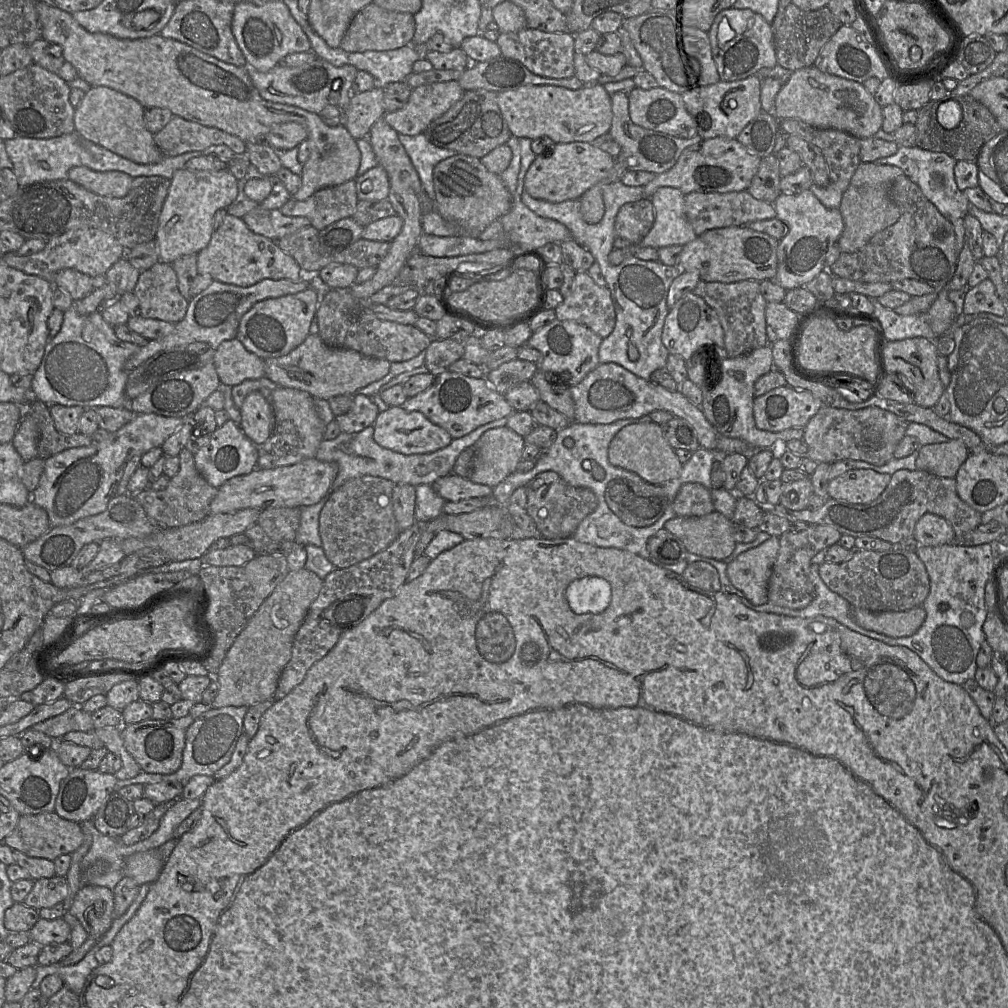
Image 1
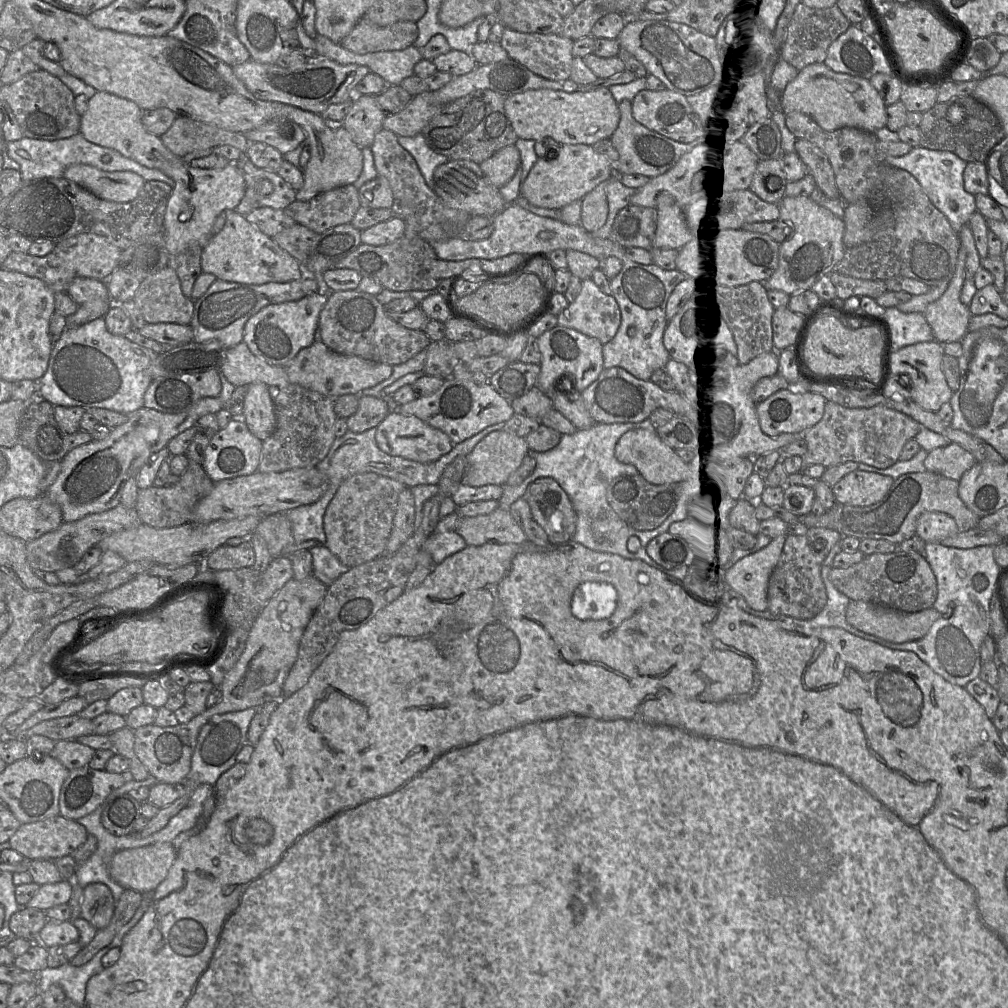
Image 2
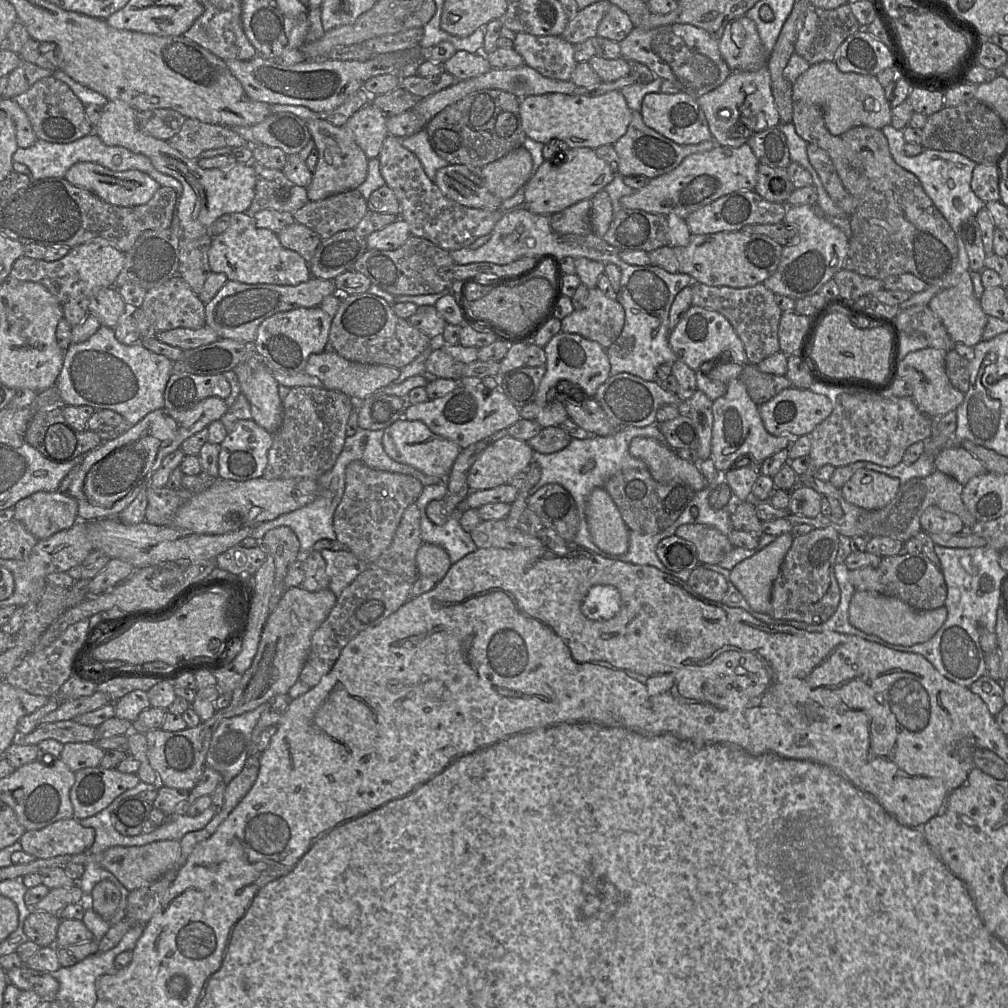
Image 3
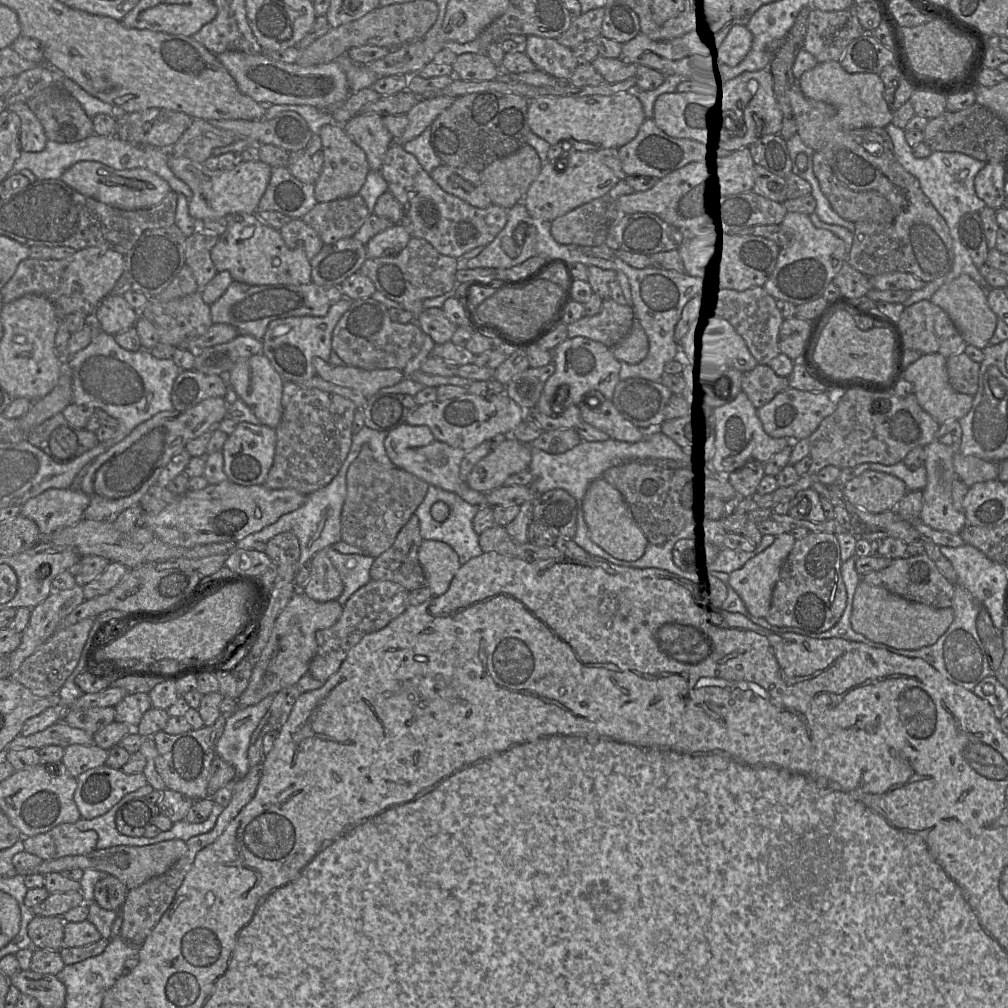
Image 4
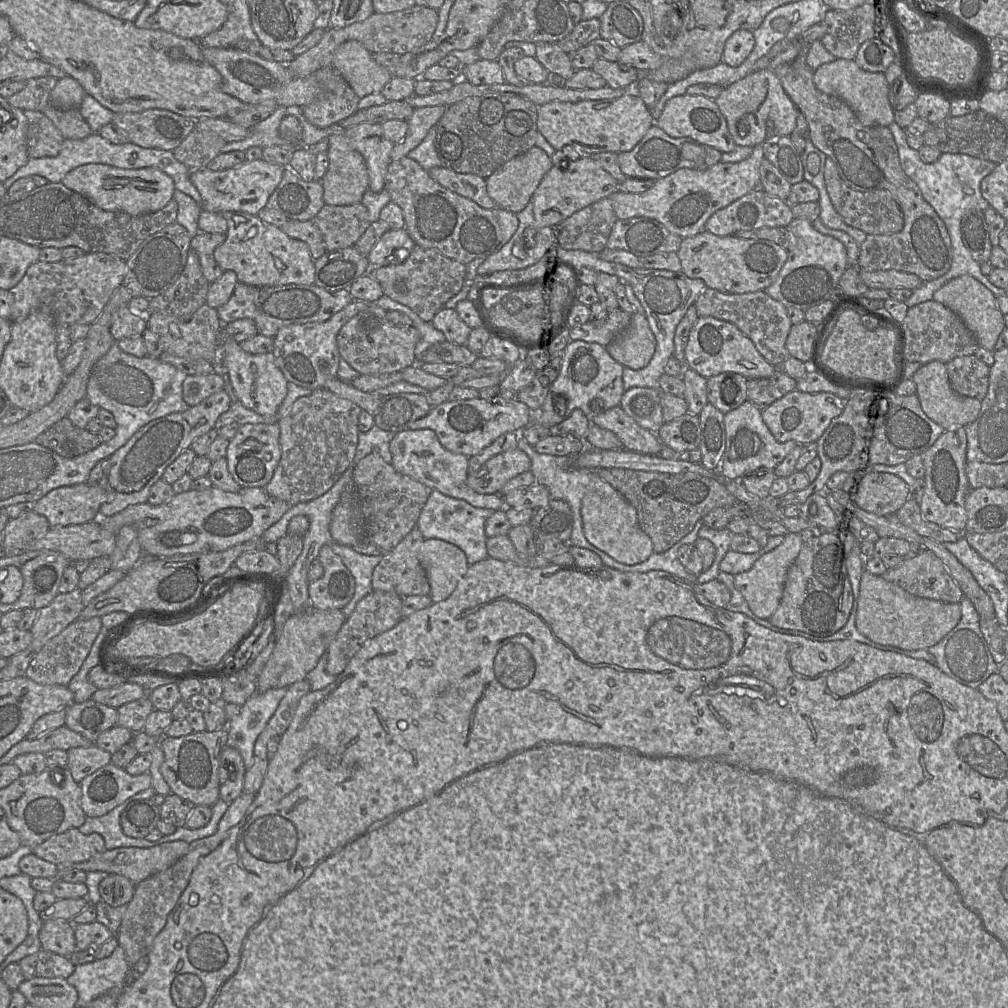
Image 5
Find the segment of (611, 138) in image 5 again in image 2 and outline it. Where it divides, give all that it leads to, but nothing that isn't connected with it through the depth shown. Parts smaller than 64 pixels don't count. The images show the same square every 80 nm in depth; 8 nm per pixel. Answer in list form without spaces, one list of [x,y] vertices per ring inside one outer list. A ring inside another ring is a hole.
[[[608,87],[570,93],[553,89],[528,90],[507,96],[504,108],[519,139],[539,141],[551,137],[562,145],[593,146],[600,140],[610,139],[620,121],[618,103]]]

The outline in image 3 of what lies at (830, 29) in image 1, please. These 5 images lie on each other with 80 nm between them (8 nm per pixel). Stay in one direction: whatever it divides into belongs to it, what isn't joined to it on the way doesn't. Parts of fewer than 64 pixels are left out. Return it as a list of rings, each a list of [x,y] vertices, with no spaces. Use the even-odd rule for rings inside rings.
[[[848,3],[832,10],[809,5],[795,53],[811,65],[833,61],[844,40],[861,28]]]

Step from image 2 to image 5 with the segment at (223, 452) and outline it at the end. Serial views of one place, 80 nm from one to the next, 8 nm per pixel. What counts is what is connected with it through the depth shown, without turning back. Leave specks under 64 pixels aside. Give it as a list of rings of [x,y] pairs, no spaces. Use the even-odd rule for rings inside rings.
[[[244,424],[229,441],[226,459],[228,470],[242,488],[264,488],[272,479],[281,459],[278,424]]]

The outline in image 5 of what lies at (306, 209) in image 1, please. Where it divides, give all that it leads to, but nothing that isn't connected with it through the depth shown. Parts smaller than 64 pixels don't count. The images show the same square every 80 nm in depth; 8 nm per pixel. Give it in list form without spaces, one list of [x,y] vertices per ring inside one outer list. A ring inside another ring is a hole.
[[[362,202],[351,205],[325,203],[312,220],[322,235],[326,251],[354,246],[371,224]]]

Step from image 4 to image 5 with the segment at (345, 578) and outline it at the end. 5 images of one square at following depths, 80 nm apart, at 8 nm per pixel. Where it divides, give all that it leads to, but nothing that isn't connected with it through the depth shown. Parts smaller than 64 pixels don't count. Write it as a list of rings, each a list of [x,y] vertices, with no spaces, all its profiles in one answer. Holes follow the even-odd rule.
[[[337,543],[331,544],[333,552],[338,555],[355,579],[355,592],[350,602],[342,608],[345,617],[349,617],[357,603],[371,593],[372,573],[376,565],[382,560],[381,555],[370,556],[354,551],[351,547]]]

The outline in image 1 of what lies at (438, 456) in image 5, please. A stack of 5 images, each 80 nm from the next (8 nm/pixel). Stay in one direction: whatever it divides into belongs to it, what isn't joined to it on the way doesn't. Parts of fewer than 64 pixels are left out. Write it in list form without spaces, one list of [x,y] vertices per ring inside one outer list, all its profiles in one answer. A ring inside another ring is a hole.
[[[390,406],[381,411],[374,424],[374,440],[380,446],[402,454],[424,454],[445,448],[452,441],[449,433],[432,423],[419,411],[407,411],[401,406]]]

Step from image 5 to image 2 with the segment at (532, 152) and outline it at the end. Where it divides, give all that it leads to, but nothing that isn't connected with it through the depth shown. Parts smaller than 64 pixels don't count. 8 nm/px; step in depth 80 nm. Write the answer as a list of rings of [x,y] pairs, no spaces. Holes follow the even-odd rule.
[[[515,145],[506,146],[479,165],[489,181],[500,189],[513,178],[520,167],[520,151]]]

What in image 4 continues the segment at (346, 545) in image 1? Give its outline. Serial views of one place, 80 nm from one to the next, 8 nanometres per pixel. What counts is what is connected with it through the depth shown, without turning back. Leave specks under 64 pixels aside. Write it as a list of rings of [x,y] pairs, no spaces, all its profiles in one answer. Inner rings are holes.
[[[363,444],[357,458],[346,473],[347,494],[341,512],[341,541],[357,546],[365,555],[377,558],[387,551],[395,541],[402,527],[409,521],[423,501],[429,484],[400,468],[387,468],[377,462],[370,447]]]

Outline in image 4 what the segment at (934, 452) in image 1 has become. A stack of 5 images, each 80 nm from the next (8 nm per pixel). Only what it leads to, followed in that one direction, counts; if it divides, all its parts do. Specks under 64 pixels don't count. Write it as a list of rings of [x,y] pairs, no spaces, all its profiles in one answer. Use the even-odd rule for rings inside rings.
[[[962,453],[956,454],[953,459],[955,472],[968,487],[976,483],[998,479],[998,462],[983,460],[979,457]]]

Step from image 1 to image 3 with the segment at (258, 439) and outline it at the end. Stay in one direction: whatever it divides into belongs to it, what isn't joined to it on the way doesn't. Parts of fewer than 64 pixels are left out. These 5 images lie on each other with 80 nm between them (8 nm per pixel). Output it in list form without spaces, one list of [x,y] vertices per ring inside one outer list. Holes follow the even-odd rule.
[[[249,358],[233,370],[241,393],[250,404],[252,420],[274,434],[283,419],[283,405],[278,393],[278,382],[265,366],[265,362]]]

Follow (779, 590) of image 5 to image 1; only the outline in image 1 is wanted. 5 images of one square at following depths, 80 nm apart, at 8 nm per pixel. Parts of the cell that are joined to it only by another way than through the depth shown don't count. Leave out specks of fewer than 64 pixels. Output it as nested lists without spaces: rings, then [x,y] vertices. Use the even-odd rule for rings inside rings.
[[[779,537],[741,553],[727,565],[731,584],[753,605],[768,602],[768,583],[780,548]]]

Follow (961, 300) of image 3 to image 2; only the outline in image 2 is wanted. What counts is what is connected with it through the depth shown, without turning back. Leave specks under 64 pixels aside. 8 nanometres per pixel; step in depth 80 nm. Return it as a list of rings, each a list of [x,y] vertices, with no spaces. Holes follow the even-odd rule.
[[[960,244],[953,278],[943,295],[929,304],[924,312],[935,340],[941,344],[961,342],[969,331],[972,314],[969,306],[960,300],[961,290],[965,282],[965,261],[966,250]]]

